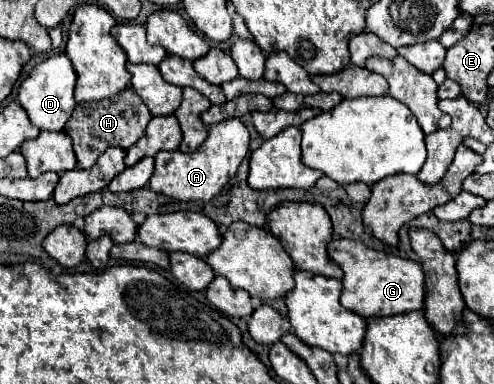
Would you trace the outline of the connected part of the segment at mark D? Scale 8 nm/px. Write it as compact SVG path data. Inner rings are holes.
M58 53L42 63L38 63L30 75L20 83L16 101L26 109L30 121L38 127L38 129L46 129L46 131L62 131L68 117L72 115L72 109L76 105L74 101L74 83L76 83L76 75L74 75L74 67L70 63L70 59L64 53Z

